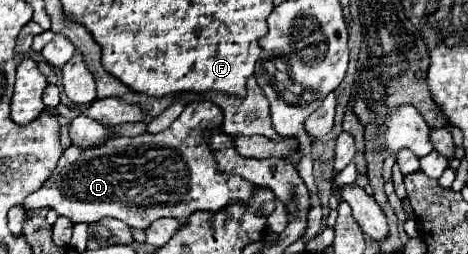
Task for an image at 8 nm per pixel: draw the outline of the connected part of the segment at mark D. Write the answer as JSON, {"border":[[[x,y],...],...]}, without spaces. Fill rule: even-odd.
{"border":[[[192,102],[184,108],[184,112],[160,134],[140,134],[134,138],[112,138],[108,144],[100,144],[100,148],[76,148],[70,146],[62,152],[56,170],[48,178],[48,182],[36,190],[28,200],[24,200],[24,208],[54,208],[60,216],[70,218],[72,222],[98,222],[104,216],[118,218],[126,222],[130,228],[148,228],[156,218],[178,218],[186,220],[196,210],[220,210],[226,204],[248,200],[252,196],[254,184],[246,182],[240,176],[222,174],[216,166],[216,160],[204,140],[206,126],[222,126],[222,110],[214,102]]]}

